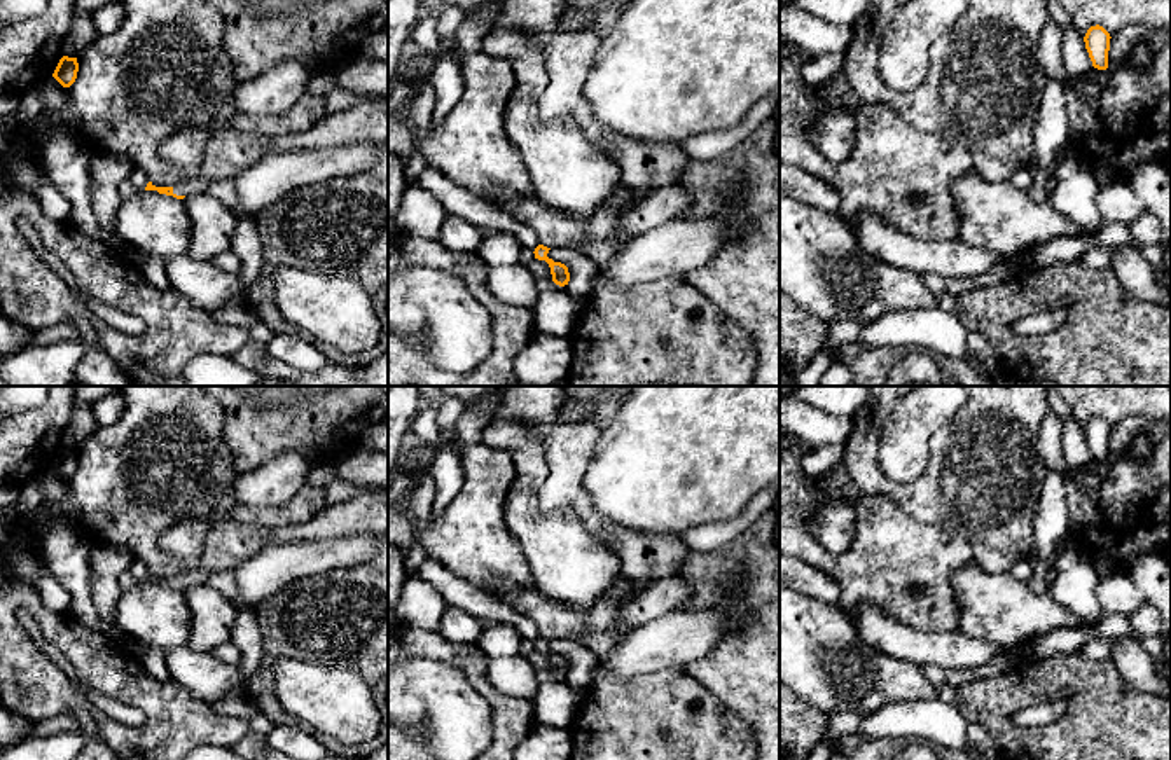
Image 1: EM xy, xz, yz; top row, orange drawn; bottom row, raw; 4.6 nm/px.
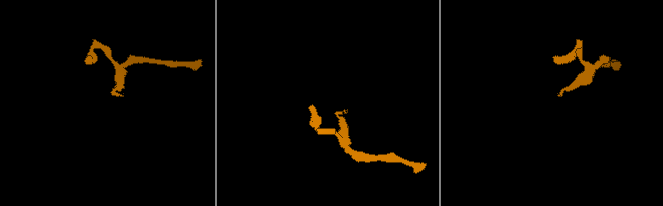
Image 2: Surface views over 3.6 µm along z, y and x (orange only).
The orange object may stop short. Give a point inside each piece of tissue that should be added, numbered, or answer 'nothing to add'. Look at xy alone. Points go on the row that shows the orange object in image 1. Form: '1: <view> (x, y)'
1: xy (193, 186)

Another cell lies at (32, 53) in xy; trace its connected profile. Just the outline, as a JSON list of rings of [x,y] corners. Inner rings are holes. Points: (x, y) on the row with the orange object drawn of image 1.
[[[49,0],[44,12],[19,23],[12,35],[0,35],[0,91],[24,94],[52,77],[75,16],[75,0]]]

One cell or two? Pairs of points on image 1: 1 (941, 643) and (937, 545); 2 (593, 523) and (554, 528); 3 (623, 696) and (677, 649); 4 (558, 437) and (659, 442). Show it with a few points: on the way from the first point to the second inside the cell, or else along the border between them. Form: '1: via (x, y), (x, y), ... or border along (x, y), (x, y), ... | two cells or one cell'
1: border along (900, 622), (920, 629), (955, 631) | two cells
2: border along (544, 514), (568, 507), (582, 526), (614, 552) | two cells
3: border along (682, 664), (649, 675), (612, 677), (607, 673) | two cells
4: border along (603, 430), (582, 477) | two cells

